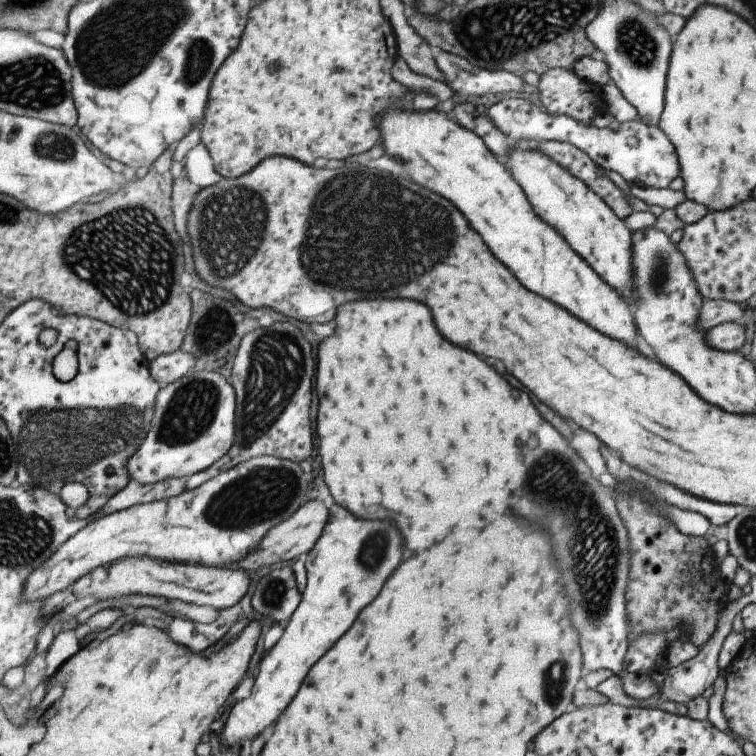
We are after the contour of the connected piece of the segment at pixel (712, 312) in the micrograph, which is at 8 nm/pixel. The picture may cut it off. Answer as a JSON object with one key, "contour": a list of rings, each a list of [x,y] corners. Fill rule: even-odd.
{"contour":[[[704,299],[700,309],[700,314],[698,315],[698,324],[703,329],[708,330],[709,328],[722,323],[736,323],[743,314],[744,309],[739,303],[722,299]]]}

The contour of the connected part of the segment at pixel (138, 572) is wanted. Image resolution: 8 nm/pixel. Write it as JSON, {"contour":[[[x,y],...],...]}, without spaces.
{"contour":[[[127,557],[123,559],[118,559],[117,561],[110,561],[109,565],[99,566],[97,569],[91,570],[88,574],[81,576],[71,587],[70,591],[73,594],[75,599],[87,598],[88,596],[93,596],[97,598],[97,601],[103,601],[108,599],[119,599],[124,595],[136,594],[153,594],[153,596],[163,596],[163,598],[179,598],[181,602],[193,602],[193,604],[201,604],[201,606],[213,606],[213,608],[227,608],[227,606],[233,606],[239,602],[239,596],[243,596],[251,584],[251,580],[257,578],[259,573],[256,573],[256,576],[251,576],[253,572],[233,572],[233,570],[223,570],[223,568],[205,568],[205,566],[187,566],[187,564],[167,564],[167,562],[155,562],[155,560],[150,559],[149,557]]]}

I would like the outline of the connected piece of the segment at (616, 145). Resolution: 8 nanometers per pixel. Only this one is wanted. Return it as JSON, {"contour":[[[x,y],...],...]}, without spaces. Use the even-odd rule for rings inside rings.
{"contour":[[[504,95],[499,102],[487,108],[485,116],[513,143],[557,140],[571,144],[581,152],[585,152],[595,165],[611,175],[617,174],[627,184],[662,189],[667,187],[675,176],[680,176],[675,149],[665,133],[659,127],[649,126],[637,117],[620,124],[617,132],[613,132],[609,128],[581,126],[579,122],[563,114],[547,114],[541,106],[536,106],[535,102],[531,104],[529,100],[511,97],[511,95]]]}

